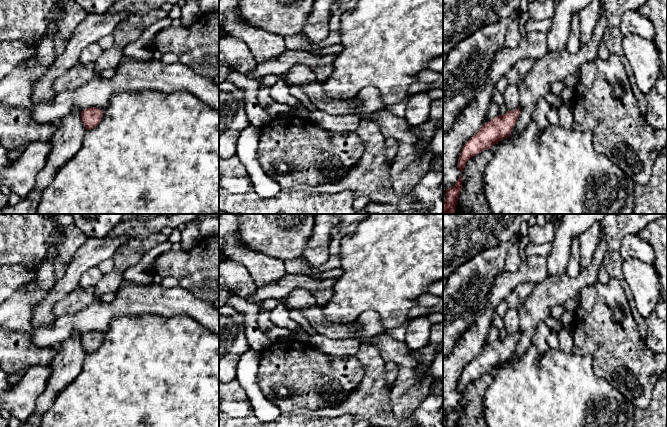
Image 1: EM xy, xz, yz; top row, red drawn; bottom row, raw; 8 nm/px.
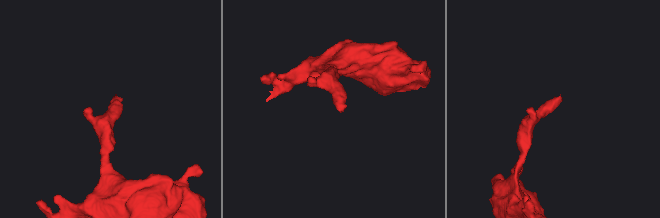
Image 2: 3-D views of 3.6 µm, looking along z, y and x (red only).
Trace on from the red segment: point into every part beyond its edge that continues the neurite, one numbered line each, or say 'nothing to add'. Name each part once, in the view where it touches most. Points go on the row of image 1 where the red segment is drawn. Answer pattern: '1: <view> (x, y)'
nothing to add

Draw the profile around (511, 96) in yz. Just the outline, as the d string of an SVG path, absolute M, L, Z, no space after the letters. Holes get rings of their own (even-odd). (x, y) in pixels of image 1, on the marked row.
M509 85L503 93L507 111L515 110L520 106L520 89L519 85Z

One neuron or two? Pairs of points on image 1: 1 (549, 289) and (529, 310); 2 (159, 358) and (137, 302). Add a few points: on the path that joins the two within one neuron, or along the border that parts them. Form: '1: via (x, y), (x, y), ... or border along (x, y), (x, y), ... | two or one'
1: via (545, 294), (534, 305) | one
2: border along (166, 315), (143, 314), (119, 318) | two

